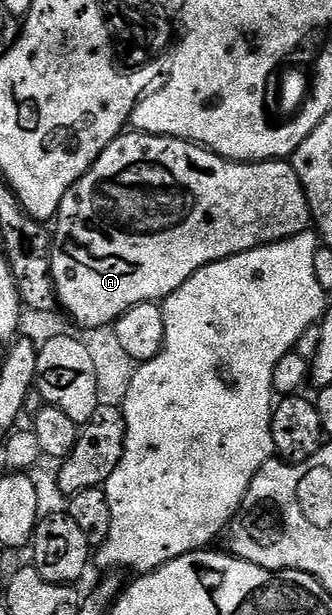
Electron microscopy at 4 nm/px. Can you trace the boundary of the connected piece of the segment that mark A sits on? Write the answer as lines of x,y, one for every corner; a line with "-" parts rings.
130,130
117,136
108,145
104,154
100,154
98,161
74,183
72,190
64,194
64,202
58,207
50,246
50,273
54,279
54,295
60,308
63,308
80,327
102,328
105,324
107,327
136,306
162,302
173,297
174,293
180,292
182,287
190,283
192,274
196,274
204,266
215,264
218,260
227,260
230,256
258,248
261,244
275,244
277,240
286,240
290,236
307,231
311,224
308,198
304,194
293,163
277,160
265,162
223,160
210,149
192,144
189,140
176,140
173,136
149,136
146,132

